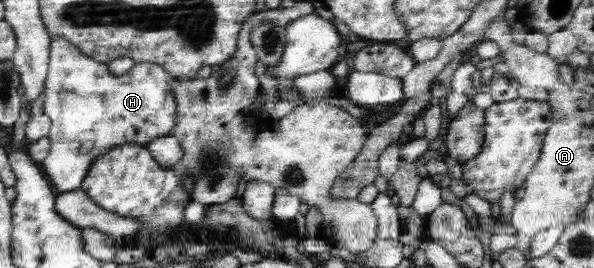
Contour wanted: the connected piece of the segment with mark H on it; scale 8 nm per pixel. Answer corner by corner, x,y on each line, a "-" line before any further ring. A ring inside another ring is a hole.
53,36
44,84
44,115
51,121
50,151
41,163
41,174
54,193
79,189
95,157
112,146
129,141
147,147
156,138
171,134
176,108
168,80
165,69
149,62
137,63
129,73
115,77
107,64
93,61
66,37

